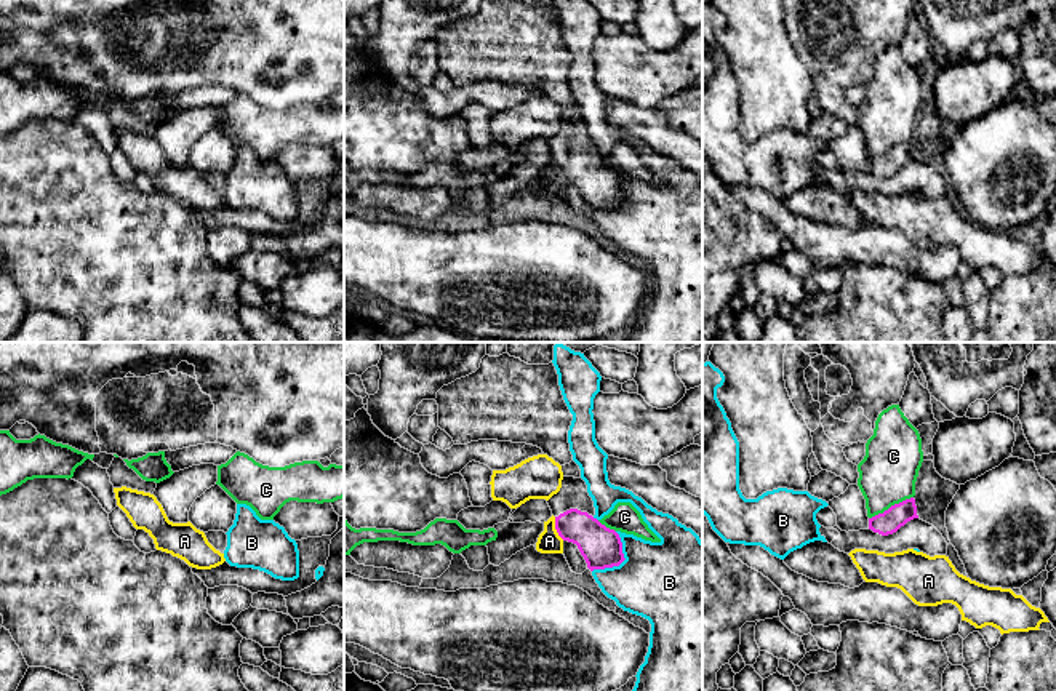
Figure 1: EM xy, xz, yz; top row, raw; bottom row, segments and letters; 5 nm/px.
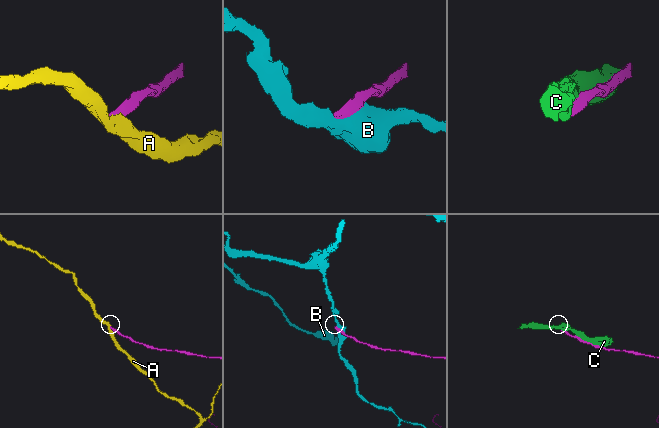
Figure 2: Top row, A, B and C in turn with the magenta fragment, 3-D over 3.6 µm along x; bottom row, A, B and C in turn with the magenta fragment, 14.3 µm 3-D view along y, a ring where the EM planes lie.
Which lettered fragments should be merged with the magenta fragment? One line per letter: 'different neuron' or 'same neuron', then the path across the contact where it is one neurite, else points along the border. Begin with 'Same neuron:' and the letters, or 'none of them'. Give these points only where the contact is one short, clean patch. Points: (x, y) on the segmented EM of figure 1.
Same neuron: none of them
A: different neuron | along xz (554, 517), (554, 527), (564, 539)
B: different neuron
C: different neuron

